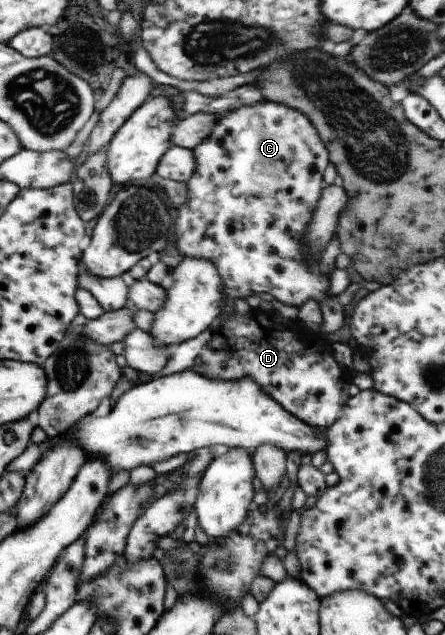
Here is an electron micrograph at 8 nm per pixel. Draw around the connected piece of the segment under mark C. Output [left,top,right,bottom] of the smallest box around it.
[174,101,345,342]

